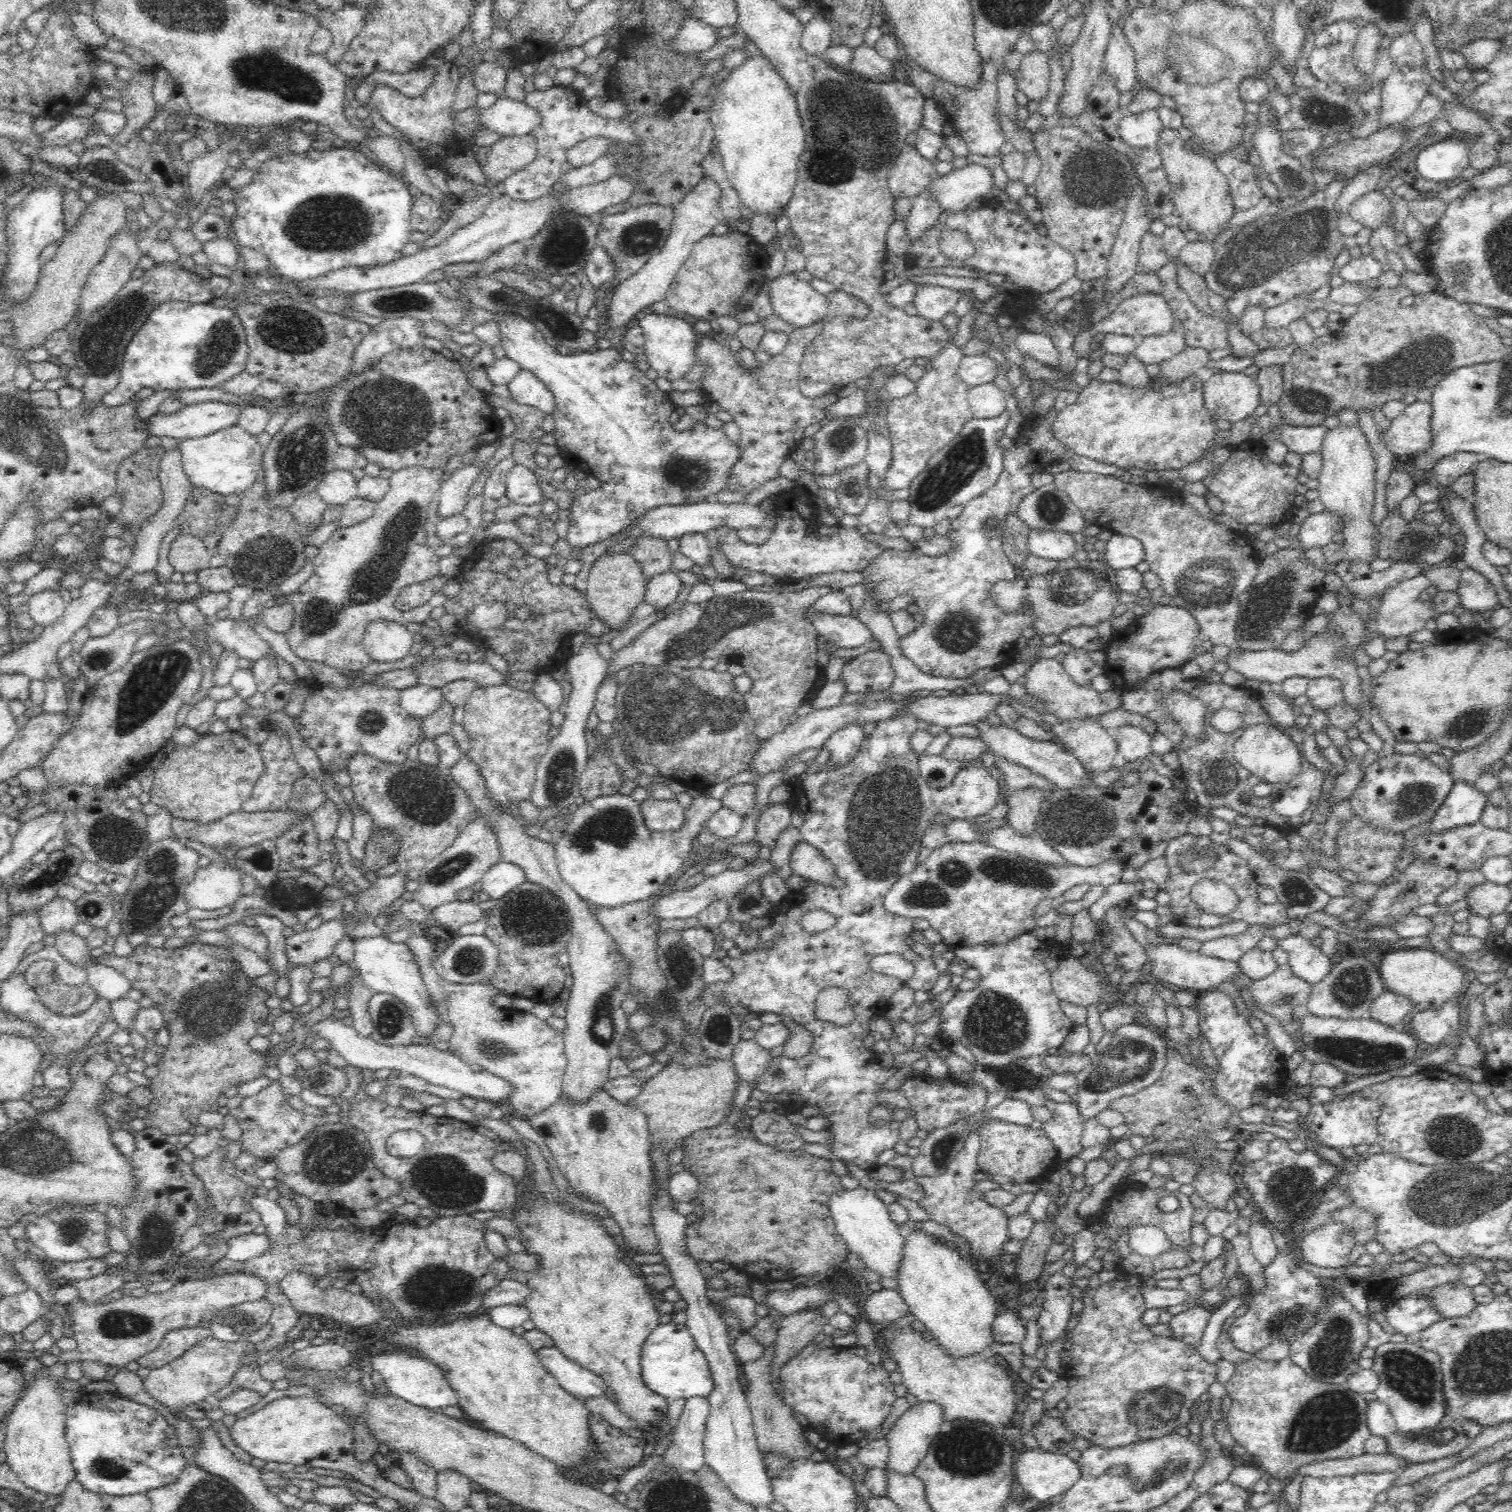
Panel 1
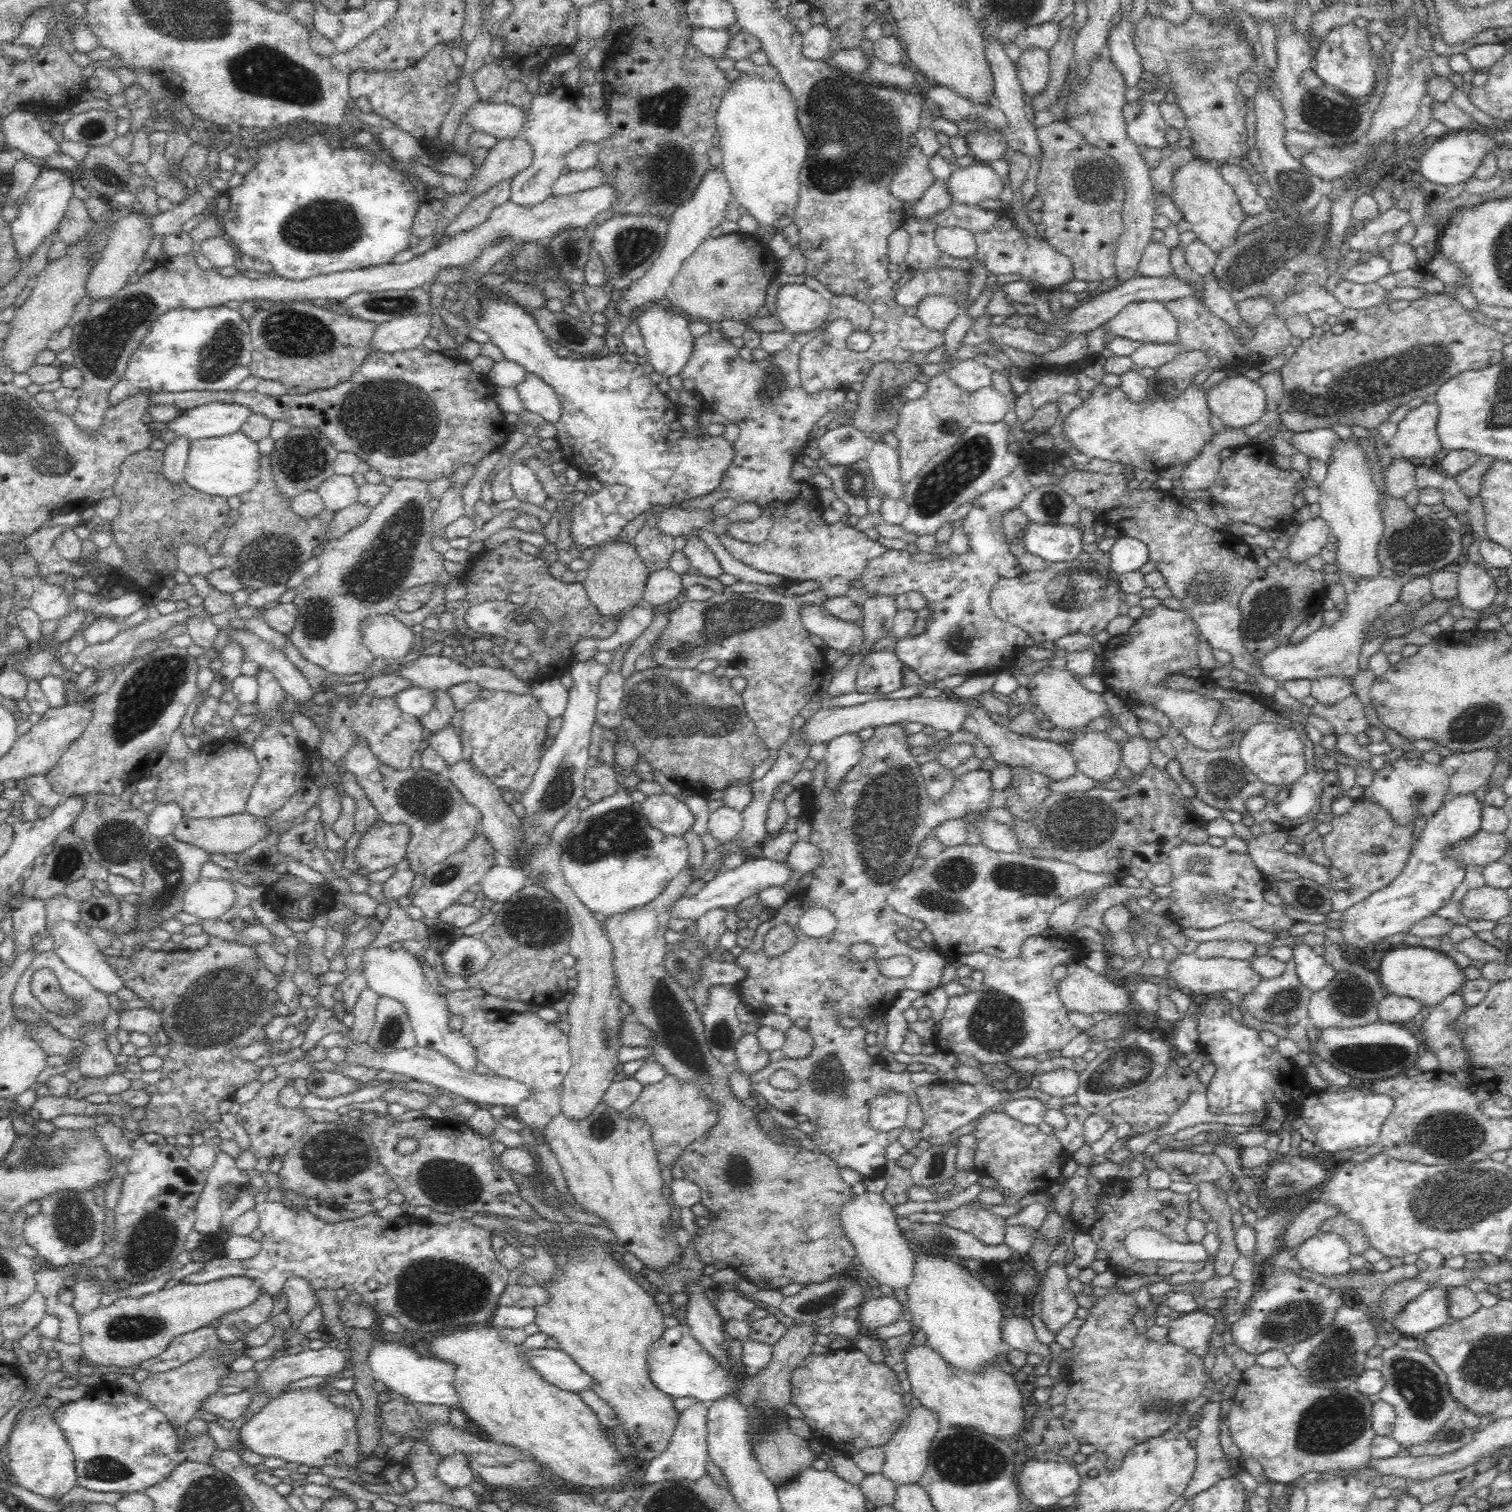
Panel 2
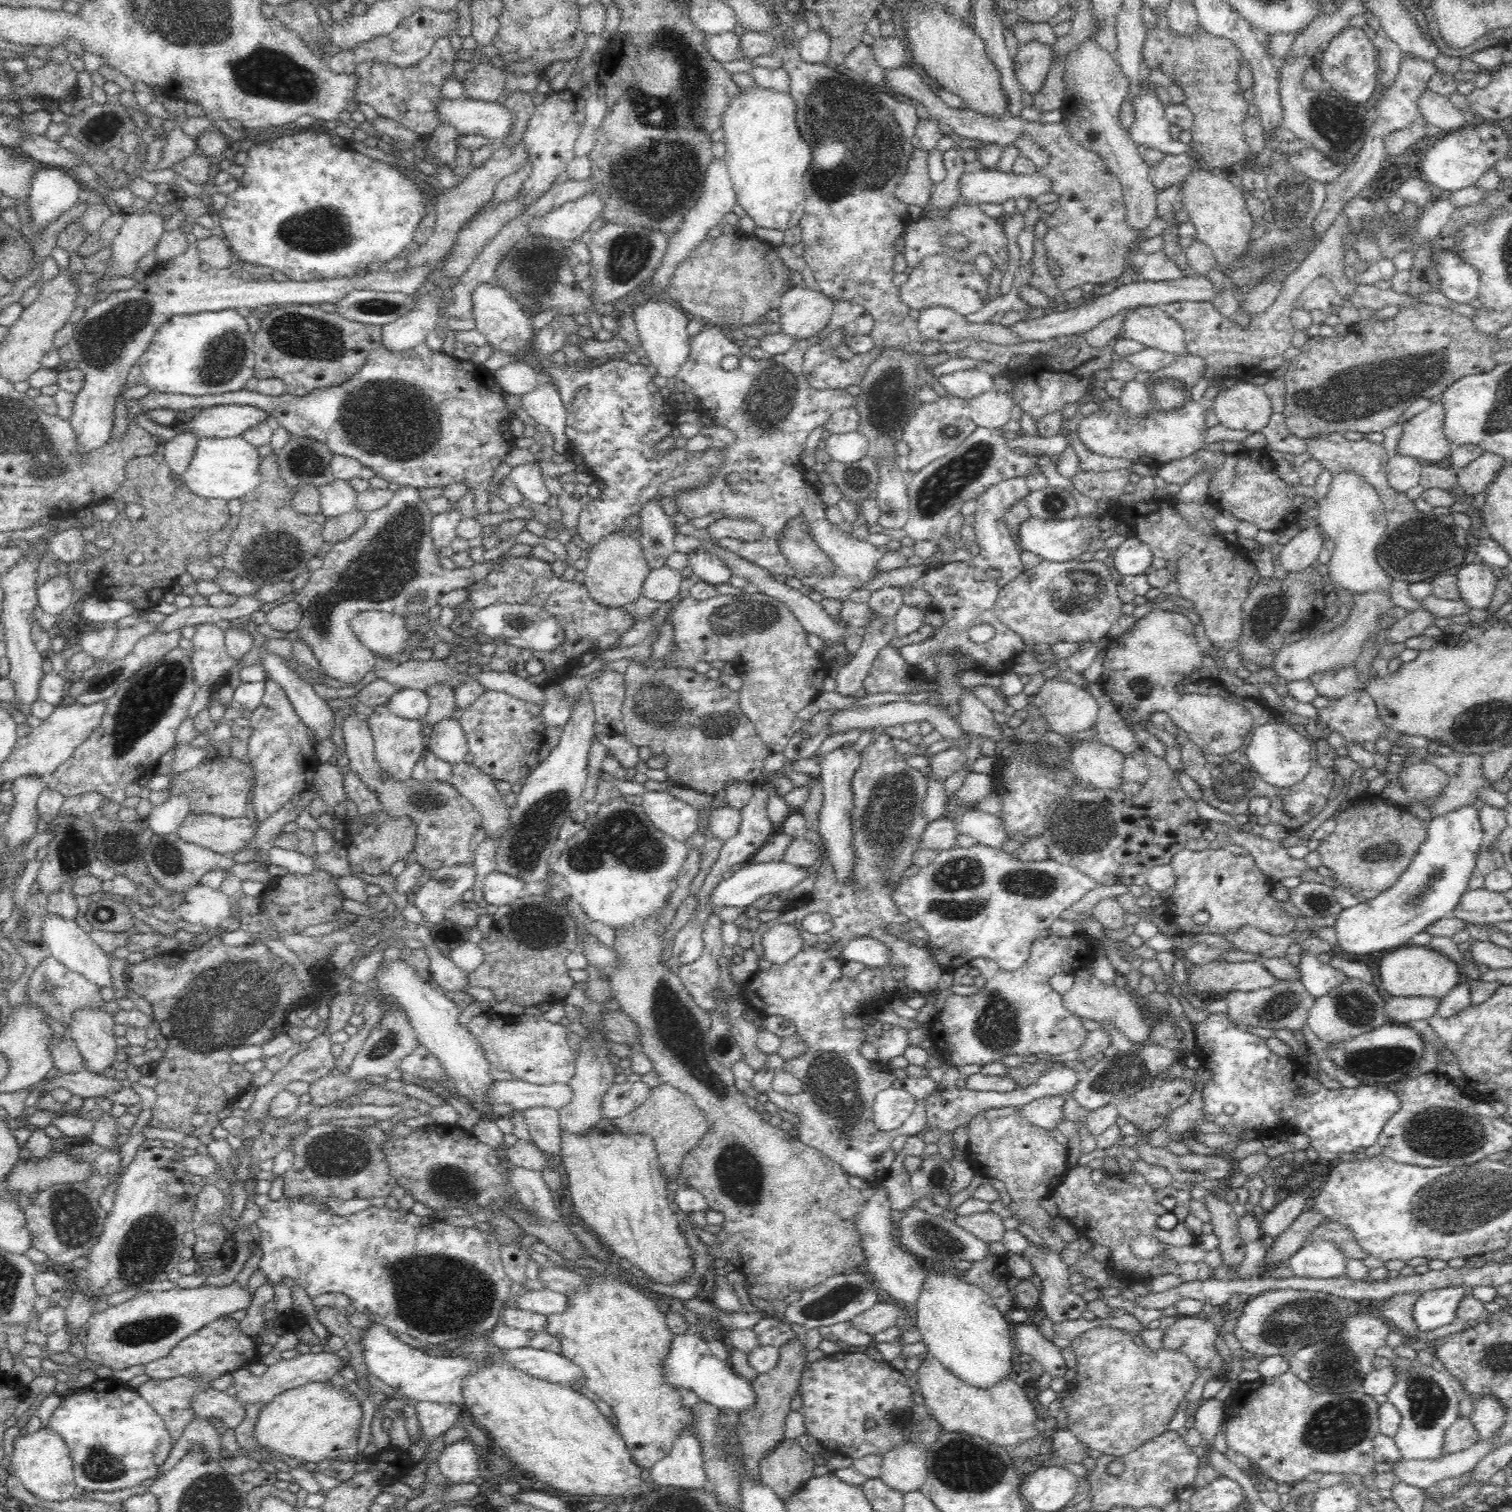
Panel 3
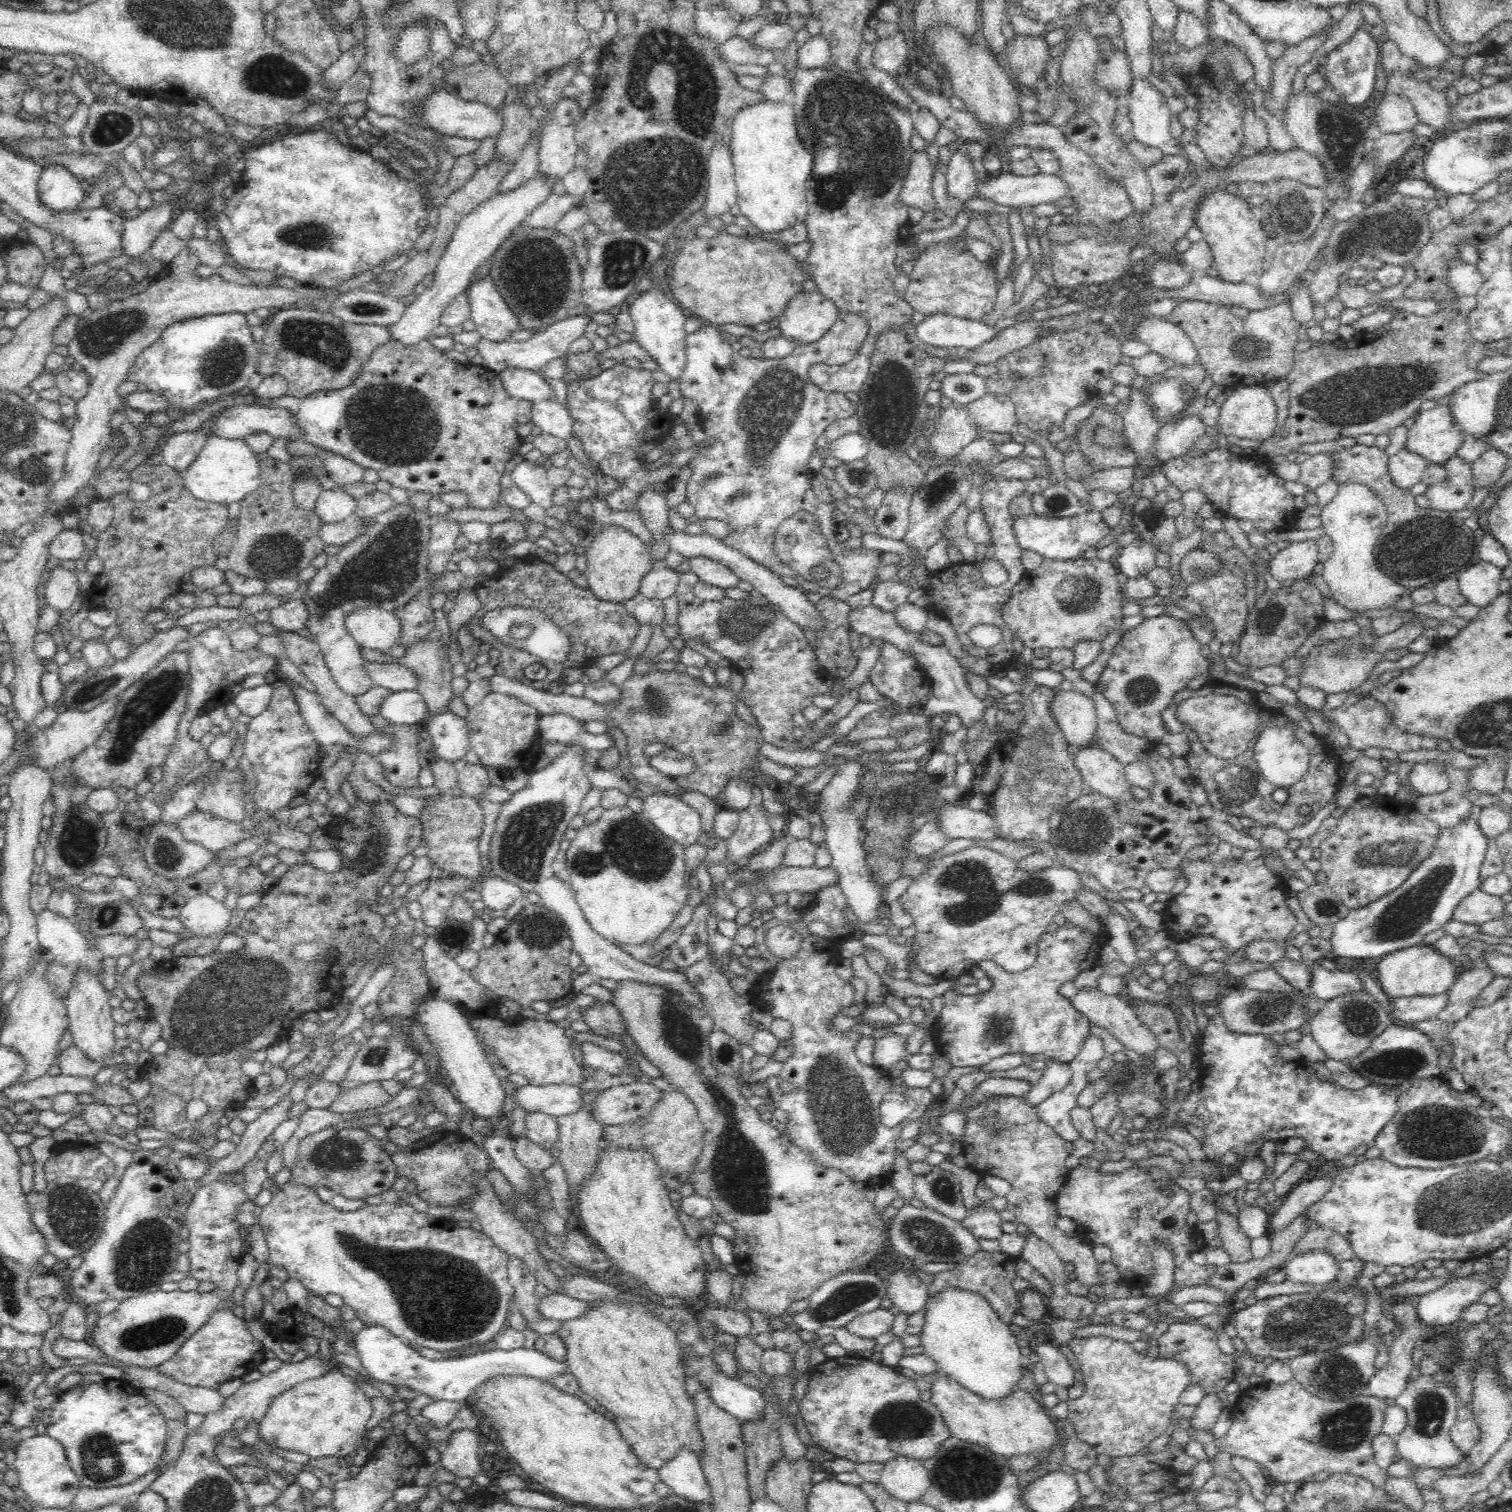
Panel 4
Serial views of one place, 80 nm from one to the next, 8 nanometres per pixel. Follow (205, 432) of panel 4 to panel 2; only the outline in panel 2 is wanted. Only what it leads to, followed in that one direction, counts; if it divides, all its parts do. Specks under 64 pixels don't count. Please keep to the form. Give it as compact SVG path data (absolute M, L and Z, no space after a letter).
M176 437L163 452L164 477L174 484L183 484L183 476L188 464L192 441L186 437Z

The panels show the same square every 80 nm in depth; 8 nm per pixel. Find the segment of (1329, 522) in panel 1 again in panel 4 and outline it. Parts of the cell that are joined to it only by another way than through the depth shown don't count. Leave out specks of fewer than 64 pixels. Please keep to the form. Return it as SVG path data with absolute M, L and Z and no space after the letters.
M1315 541L1294 542L1276 553L1269 561L1270 577L1290 583L1308 577L1314 572L1319 556Z

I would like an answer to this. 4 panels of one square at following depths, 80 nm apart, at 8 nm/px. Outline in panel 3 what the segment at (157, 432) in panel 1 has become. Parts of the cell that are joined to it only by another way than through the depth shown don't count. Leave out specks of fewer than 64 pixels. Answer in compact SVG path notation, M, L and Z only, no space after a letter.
M232 404L207 407L184 415L185 421L176 425L182 432L202 438L238 438L258 424L268 424L272 431L279 428L278 421L254 406Z

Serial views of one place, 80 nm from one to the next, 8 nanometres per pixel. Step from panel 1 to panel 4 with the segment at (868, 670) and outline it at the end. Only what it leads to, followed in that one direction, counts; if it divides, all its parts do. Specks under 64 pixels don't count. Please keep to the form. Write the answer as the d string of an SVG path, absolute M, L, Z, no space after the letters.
M882 644L882 648L880 648L876 660L874 660L874 666L869 671L869 675L870 682L872 682L874 688L883 697L888 698L890 702L912 708L916 704L926 703L929 699L931 682L928 674L915 659L896 649L892 644Z

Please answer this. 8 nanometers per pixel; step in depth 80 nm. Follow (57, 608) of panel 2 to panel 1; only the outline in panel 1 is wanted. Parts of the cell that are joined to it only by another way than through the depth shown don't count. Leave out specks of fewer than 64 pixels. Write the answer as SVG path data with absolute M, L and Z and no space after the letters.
M48 588L48 590L42 590L42 592L32 595L27 605L31 618L38 625L47 627L62 616L68 603L62 599L62 591L56 588Z

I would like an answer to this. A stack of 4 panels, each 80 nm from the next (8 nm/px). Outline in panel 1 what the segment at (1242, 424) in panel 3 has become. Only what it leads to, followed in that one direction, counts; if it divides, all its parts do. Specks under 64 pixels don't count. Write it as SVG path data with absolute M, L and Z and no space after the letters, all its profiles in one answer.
M1224 371L1204 382L1204 405L1214 419L1238 424L1253 416L1260 404L1258 382L1243 372Z

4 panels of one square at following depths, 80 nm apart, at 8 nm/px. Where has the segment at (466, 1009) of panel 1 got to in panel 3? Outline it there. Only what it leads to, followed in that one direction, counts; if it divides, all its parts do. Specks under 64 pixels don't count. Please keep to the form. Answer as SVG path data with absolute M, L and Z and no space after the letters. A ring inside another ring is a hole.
M491 1012L474 1016L468 1030L478 1039L493 1068L506 1070L524 1082L538 1085L569 1084L574 1076L575 1056L570 1051L565 1026L547 1022L543 1017L522 1015L505 1017ZM548 1107L529 1108L524 1115L530 1141L548 1159L562 1157L562 1141L559 1127L559 1112Z

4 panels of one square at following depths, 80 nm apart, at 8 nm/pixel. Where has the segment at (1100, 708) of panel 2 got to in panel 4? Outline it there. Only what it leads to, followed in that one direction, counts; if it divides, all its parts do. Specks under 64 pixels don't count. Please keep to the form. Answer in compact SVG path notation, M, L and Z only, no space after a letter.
M1076 690L1062 691L1055 696L1051 711L1061 734L1072 746L1078 748L1097 746L1097 714L1090 697Z

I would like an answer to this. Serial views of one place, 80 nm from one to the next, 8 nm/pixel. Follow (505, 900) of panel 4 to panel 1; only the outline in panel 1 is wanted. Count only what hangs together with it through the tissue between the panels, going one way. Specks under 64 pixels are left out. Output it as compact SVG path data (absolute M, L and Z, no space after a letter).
M500 862L484 876L481 881L481 892L494 900L500 900L502 896L508 896L510 892L526 882L524 872L518 866Z

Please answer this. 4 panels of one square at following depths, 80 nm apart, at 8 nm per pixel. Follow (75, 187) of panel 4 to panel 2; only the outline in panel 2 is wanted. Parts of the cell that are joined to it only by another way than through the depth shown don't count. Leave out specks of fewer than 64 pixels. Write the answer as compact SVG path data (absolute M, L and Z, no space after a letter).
M43 167L36 182L30 188L27 196L19 206L19 215L10 224L13 241L16 245L17 256L24 262L30 254L42 244L42 240L57 232L58 225L67 211L68 205L74 198L74 178L67 177L58 169Z

